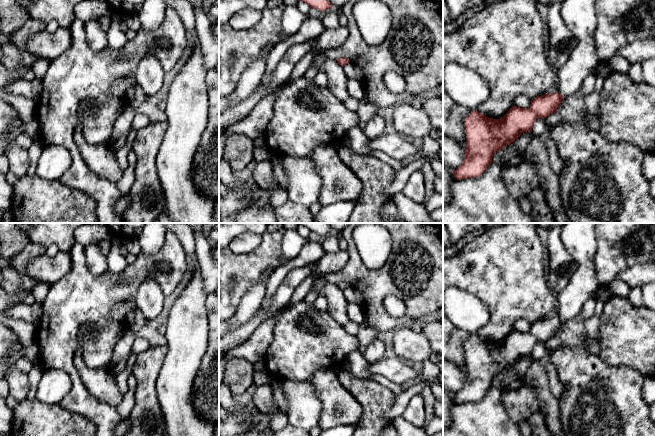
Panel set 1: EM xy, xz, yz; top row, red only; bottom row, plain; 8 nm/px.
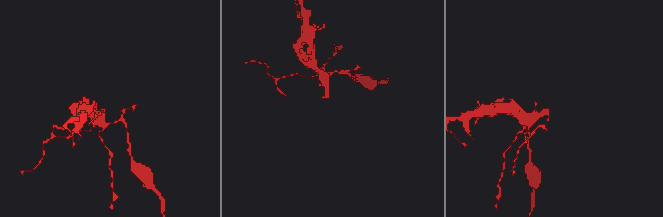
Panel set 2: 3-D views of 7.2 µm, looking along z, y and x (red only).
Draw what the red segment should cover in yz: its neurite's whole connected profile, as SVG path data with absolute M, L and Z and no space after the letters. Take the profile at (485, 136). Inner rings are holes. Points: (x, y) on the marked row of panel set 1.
M565 0L560 13L578 44L568 61L556 72L559 76L559 92L535 97L529 108L514 105L500 119L488 118L472 110L464 118L465 157L463 163L452 171L457 180L482 175L496 152L510 145L522 133L531 133L537 118L545 119L556 113L562 100L579 91L585 78L596 72L600 62L594 39L597 27L595 0Z

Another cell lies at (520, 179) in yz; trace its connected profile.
M522 161L516 165L504 167L502 178L509 194L516 200L527 197L539 186L540 180L540 176L531 161Z

